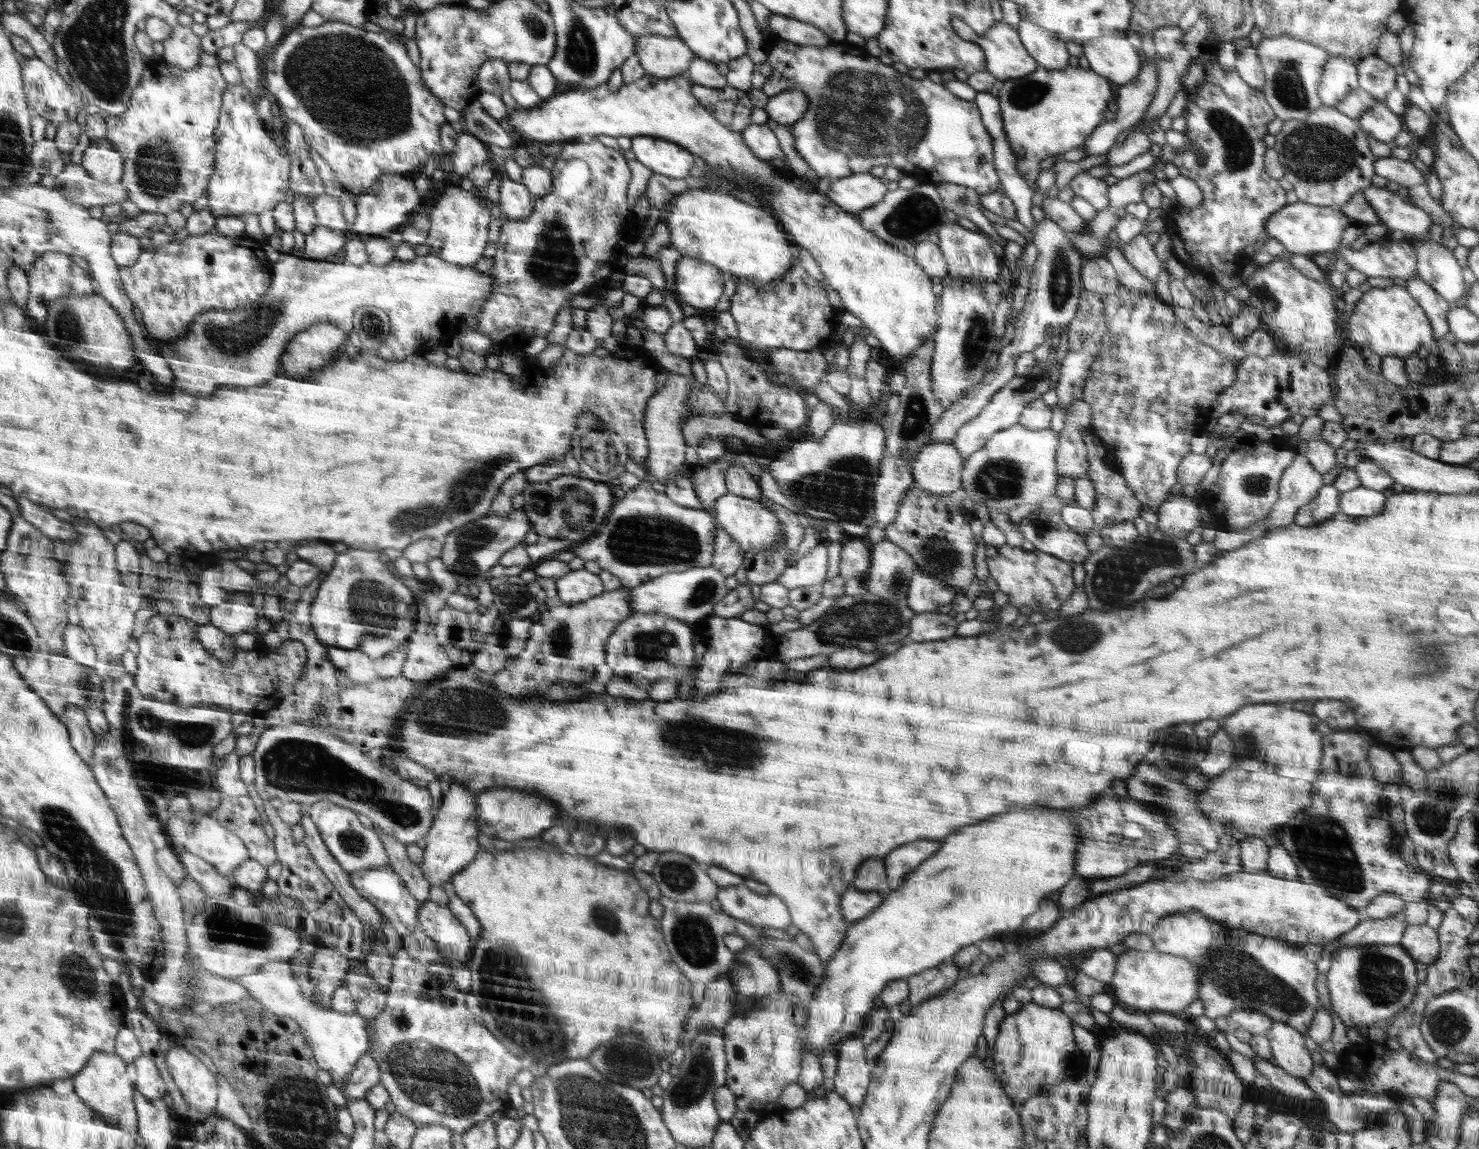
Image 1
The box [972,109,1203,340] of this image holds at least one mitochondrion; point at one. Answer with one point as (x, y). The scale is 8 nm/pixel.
(1059, 291)

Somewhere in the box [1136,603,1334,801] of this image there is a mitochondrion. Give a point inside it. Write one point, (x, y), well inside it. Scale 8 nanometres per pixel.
(1247, 742)

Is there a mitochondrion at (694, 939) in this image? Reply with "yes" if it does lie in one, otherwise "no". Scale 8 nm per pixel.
yes

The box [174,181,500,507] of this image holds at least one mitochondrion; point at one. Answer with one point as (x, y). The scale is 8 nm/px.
(244, 334)

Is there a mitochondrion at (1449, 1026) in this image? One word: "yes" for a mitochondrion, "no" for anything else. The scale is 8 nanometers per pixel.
yes

